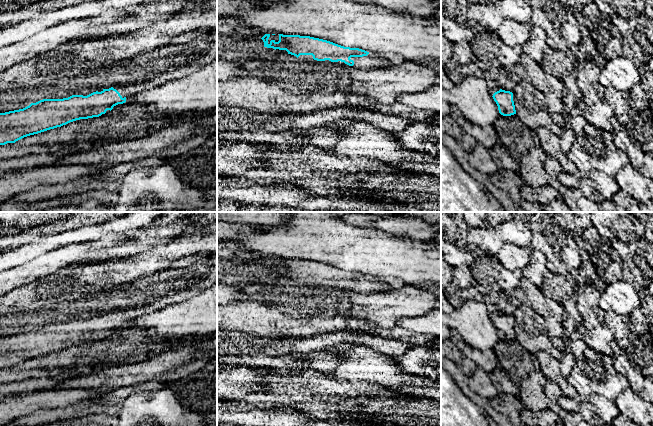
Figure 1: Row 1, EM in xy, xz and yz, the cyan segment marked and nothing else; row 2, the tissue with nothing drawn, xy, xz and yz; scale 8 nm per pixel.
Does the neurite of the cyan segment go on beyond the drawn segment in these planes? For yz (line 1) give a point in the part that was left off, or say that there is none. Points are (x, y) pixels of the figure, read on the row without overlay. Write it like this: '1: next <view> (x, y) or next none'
1: next yz (492, 316)

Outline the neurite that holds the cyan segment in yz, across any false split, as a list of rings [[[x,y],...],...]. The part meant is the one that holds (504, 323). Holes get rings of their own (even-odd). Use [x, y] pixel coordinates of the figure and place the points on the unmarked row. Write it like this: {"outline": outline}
{"outline": [[[498,313],[491,315],[491,319],[498,330],[500,339],[511,340],[516,338],[515,334],[515,319],[513,314],[505,315]]]}

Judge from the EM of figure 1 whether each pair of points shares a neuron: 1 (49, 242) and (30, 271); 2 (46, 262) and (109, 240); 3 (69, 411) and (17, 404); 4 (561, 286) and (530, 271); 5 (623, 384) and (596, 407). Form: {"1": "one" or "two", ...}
{"1": "two", "2": "one", "3": "two", "4": "one", "5": "two"}

